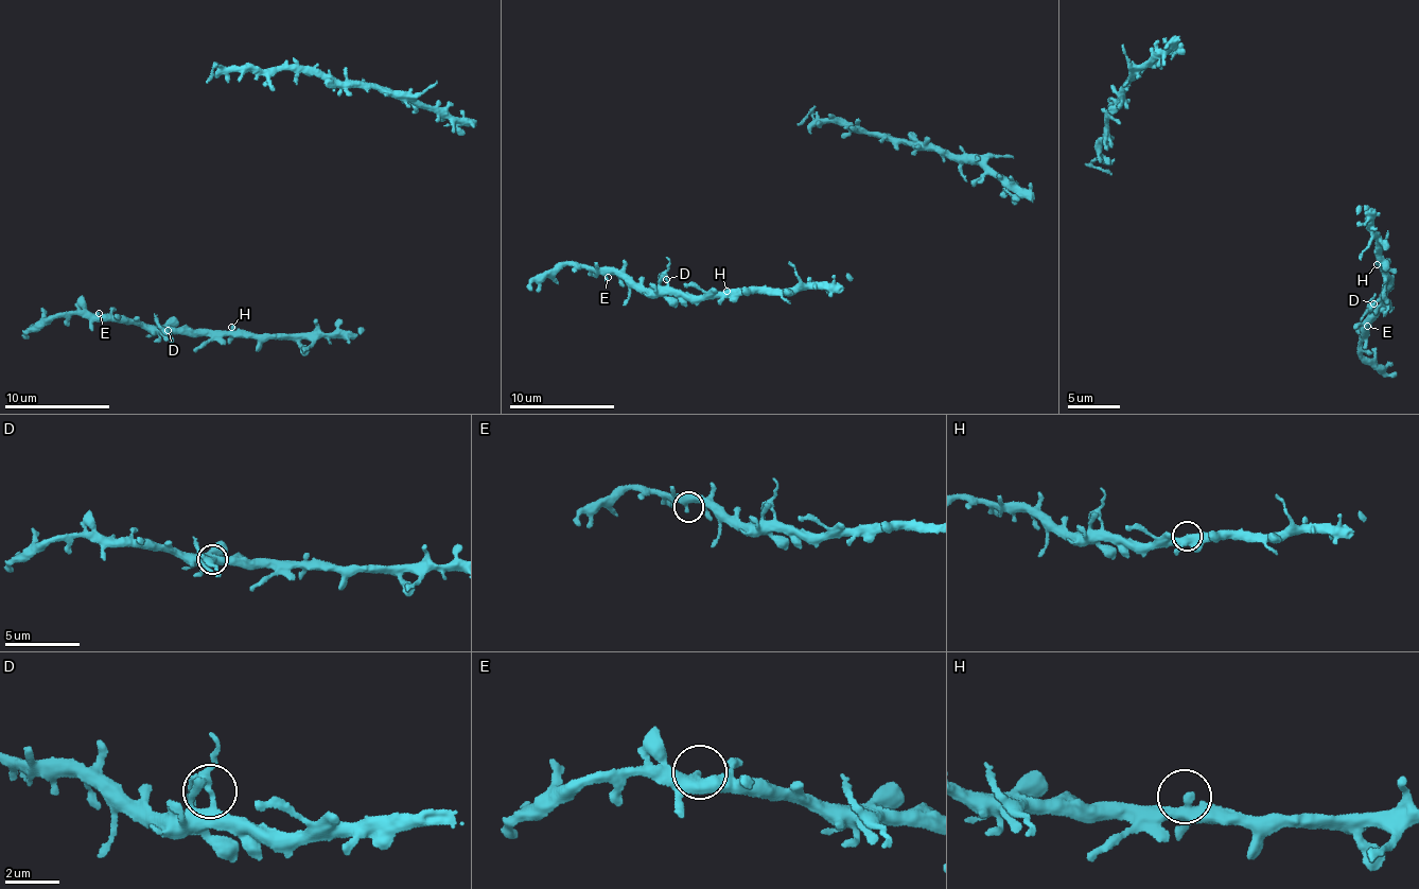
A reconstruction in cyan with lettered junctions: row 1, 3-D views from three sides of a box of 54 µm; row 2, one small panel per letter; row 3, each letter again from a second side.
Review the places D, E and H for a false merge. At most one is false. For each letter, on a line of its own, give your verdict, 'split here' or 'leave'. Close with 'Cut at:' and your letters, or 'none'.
D: split here
E: leave
H: leave
Cut at: D

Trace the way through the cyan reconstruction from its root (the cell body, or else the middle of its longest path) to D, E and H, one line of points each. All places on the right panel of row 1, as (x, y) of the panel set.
D: (1356, 206), (1369, 209), (1373, 219), (1372, 225), (1383, 247), (1380, 253), (1383, 265), (1391, 286), (1373, 302)
E: (1356, 206), (1369, 209), (1373, 219), (1391, 286), (1385, 296), (1389, 310), (1383, 308), (1367, 326)
H: (1356, 206), (1369, 209), (1373, 219), (1372, 225), (1383, 247), (1380, 253), (1384, 264), (1377, 264)

